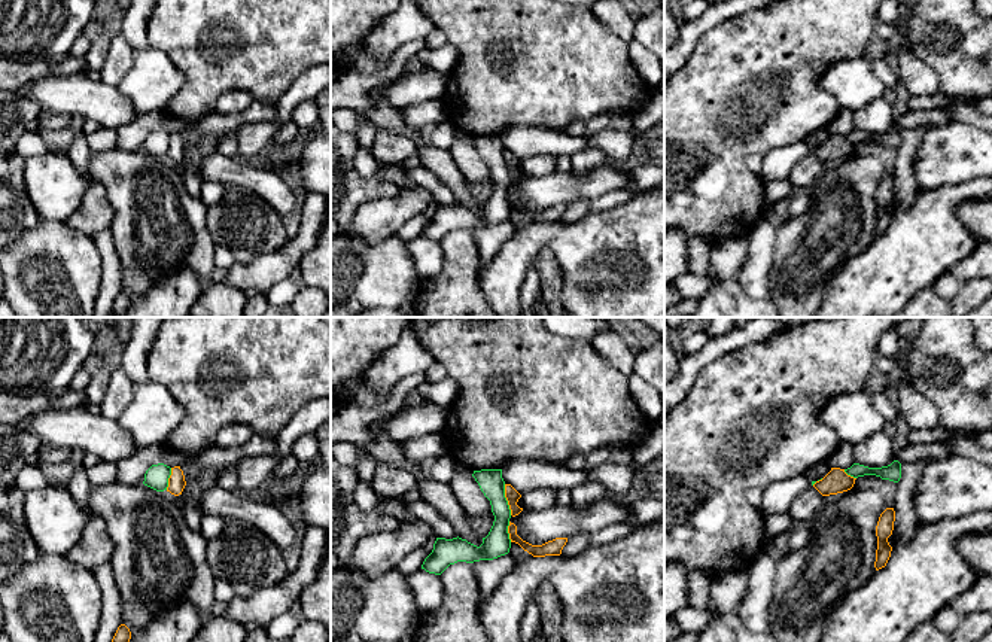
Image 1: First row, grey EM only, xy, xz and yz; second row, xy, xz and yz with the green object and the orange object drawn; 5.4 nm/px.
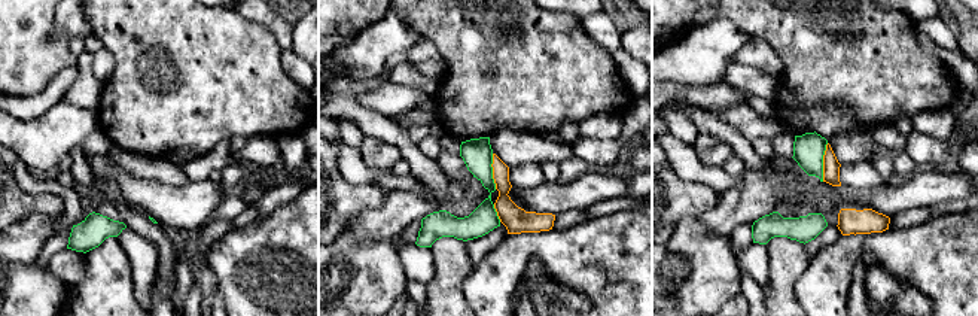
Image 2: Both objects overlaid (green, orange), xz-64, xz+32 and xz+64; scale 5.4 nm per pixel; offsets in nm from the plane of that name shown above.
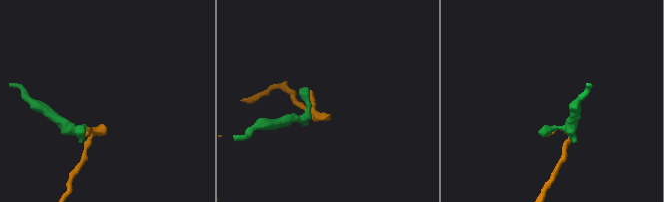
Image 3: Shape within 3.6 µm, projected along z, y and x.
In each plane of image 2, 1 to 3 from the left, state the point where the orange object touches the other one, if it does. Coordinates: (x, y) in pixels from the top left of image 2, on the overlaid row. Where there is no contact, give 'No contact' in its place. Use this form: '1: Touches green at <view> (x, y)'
1: No contact
2: Touches green at xz+32 (491, 172)
3: Touches green at xz+64 (822, 163)

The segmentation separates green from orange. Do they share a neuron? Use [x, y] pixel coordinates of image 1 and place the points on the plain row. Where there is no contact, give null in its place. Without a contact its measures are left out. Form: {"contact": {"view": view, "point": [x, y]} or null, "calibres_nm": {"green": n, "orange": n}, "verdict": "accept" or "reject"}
{"contact": {"view": "xz", "point": [505, 166]}, "calibres_nm": {"green": 140, "orange": 70}, "verdict": "reject"}

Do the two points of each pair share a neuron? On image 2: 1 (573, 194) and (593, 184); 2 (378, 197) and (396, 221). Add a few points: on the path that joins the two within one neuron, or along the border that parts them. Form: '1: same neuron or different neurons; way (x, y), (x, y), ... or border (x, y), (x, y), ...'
1: same neuron; way (578, 194), (588, 188)
2: different neurons; border (387, 194), (378, 206), (365, 209), (352, 218)

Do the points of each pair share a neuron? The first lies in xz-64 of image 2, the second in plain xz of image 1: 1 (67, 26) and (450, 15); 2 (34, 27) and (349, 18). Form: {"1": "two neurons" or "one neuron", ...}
{"1": "two neurons", "2": "one neuron"}

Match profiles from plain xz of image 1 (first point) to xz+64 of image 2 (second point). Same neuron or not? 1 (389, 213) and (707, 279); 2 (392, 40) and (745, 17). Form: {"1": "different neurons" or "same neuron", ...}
{"1": "different neurons", "2": "different neurons"}

